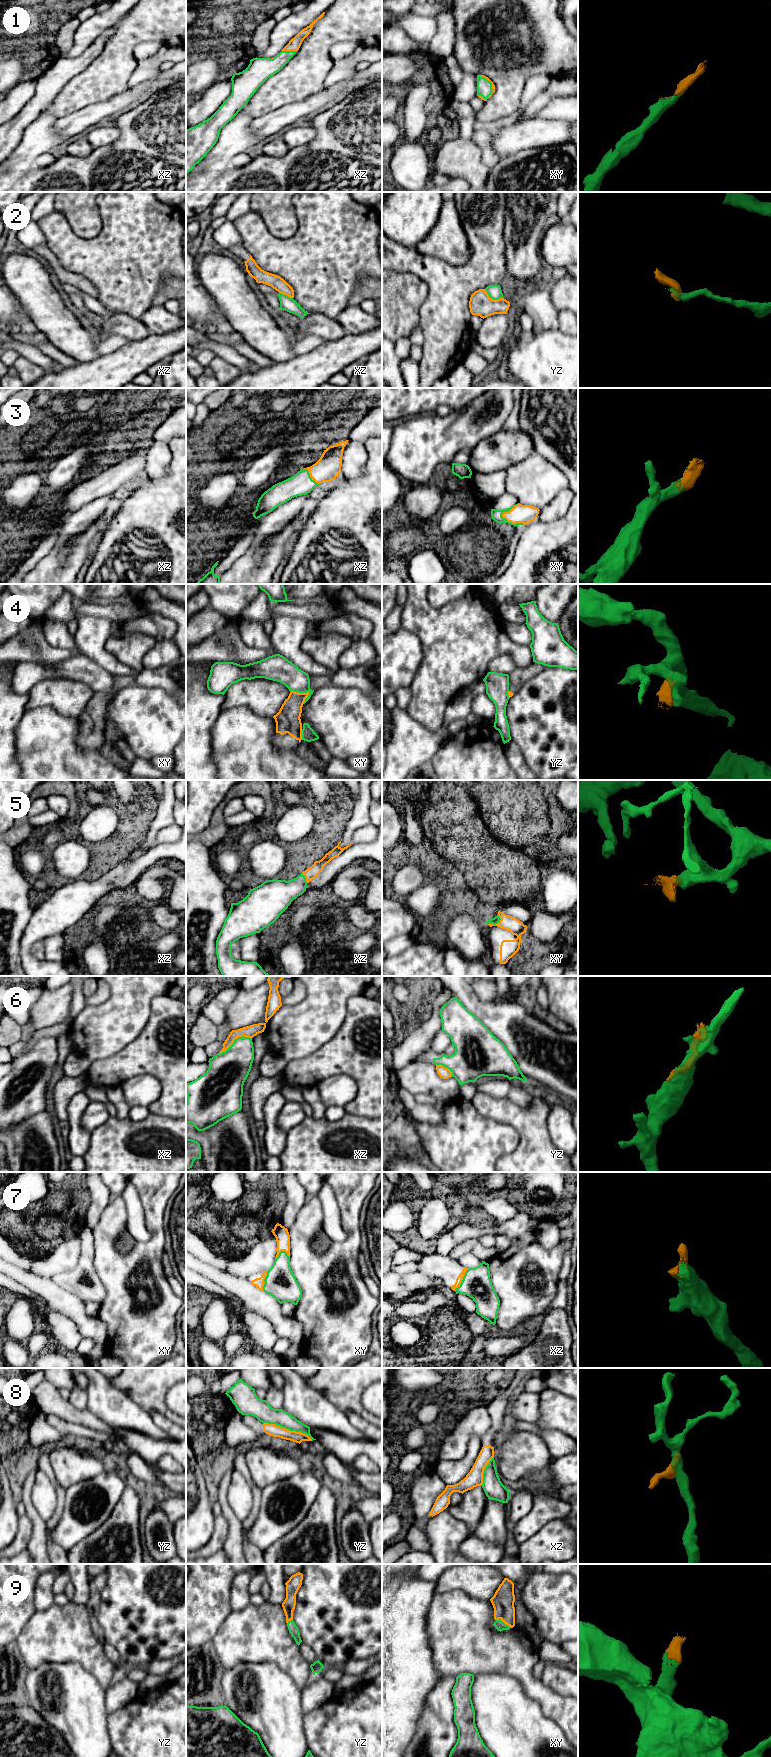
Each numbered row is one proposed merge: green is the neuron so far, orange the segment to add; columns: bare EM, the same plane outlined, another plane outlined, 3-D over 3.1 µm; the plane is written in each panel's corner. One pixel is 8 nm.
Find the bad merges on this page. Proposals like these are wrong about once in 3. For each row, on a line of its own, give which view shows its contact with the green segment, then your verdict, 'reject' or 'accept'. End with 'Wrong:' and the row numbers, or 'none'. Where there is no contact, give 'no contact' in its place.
1: meets green in xy; accept
2: meets green in yz; reject
3: meets green in xy; accept
4: meets green in xy; reject
5: meets green in xy; accept
6: meets green in xz; reject
7: meets green in xz; accept
8: meets green in yz; reject
9: meets green in xy; accept
Wrong: 2, 4, 6, 8

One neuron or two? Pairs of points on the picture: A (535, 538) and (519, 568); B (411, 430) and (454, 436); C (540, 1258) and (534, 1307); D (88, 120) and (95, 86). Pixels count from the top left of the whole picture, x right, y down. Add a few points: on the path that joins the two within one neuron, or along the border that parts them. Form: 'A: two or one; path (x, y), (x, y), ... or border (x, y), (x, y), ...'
A: one; path (535, 545), (526, 561)
B: one; path (422, 434), (427, 436), (443, 436)
C: one; path (548, 1270), (548, 1291), (545, 1295)
D: two; border (113, 96), (105, 101), (93, 103), (69, 113)

